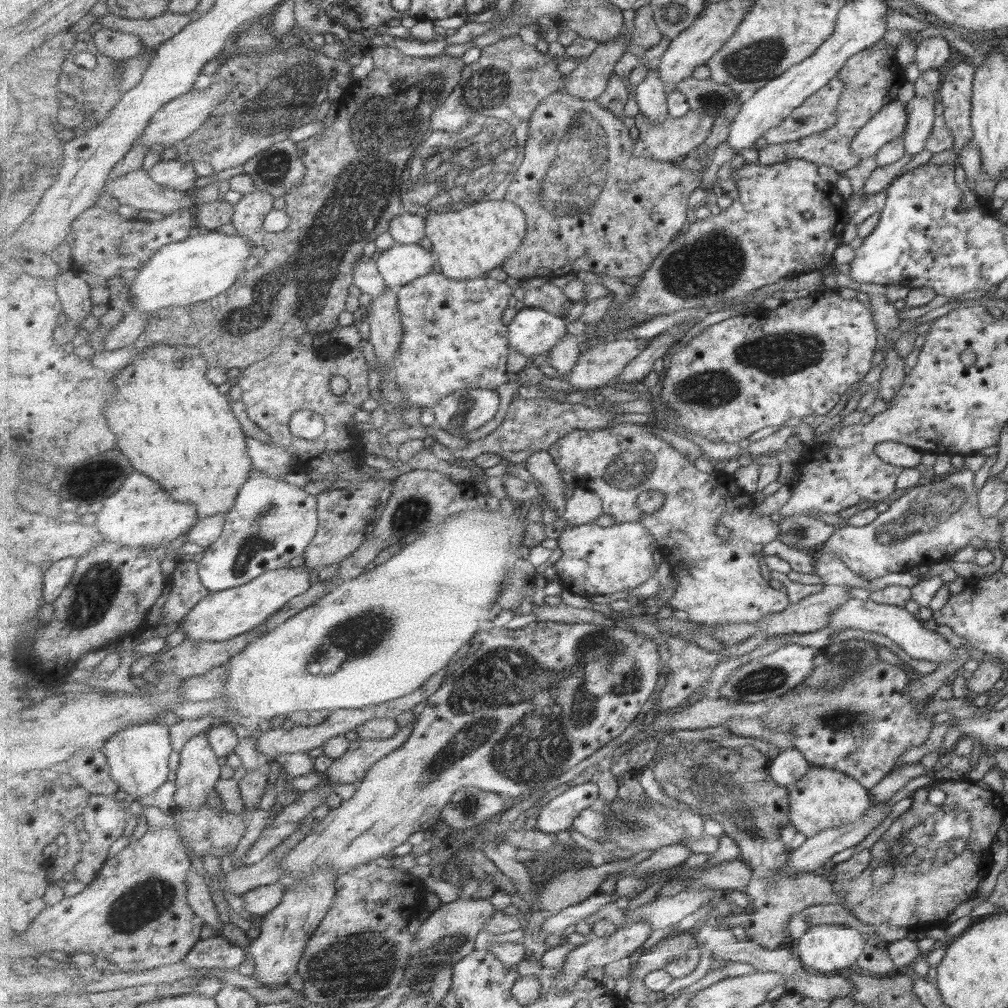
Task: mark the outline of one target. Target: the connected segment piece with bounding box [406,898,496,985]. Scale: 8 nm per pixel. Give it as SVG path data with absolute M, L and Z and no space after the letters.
M457 899L442 904L439 909L431 913L415 934L416 946L406 968L406 980L414 977L415 985L425 982L427 977L433 981L440 970L454 966L462 958L471 954L476 949L477 934L480 930L483 931L483 926L495 911L495 906L488 899Z

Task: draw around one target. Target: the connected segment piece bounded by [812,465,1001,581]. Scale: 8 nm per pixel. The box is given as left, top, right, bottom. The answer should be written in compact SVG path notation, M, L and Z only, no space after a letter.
M964 465L952 467L941 475L925 470L919 475L919 484L914 487L896 488L882 502L893 500L886 511L877 513L875 520L866 526L845 526L836 530L827 540L812 552L816 562L821 554L834 554L863 580L875 580L889 572L909 570L918 565L930 566L951 559L957 550L968 546L971 538L980 538L991 544L999 543L1001 534L996 518L983 518L977 508L977 490L973 487L973 473Z

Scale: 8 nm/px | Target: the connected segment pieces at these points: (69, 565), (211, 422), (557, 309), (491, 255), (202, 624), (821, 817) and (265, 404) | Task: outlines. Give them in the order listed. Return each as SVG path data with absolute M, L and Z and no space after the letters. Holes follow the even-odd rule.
M71 557L52 563L44 571L44 602L52 603L63 594L67 584L73 580L77 567L78 559Z
M155 345L143 349L136 354L134 361L126 366L121 372L117 372L114 378L117 385L115 396L109 400L106 408L106 417L111 430L117 435L118 446L125 456L131 458L133 466L139 472L145 472L147 476L153 476L153 480L157 480L163 488L168 492L169 496L181 503L191 503L198 510L199 519L207 518L207 516L225 515L233 508L235 499L239 494L241 487L249 480L251 469L254 467L251 456L249 456L248 446L245 440L245 434L241 429L241 422L237 420L237 416L231 411L231 402L225 394L221 393L215 384L211 384L208 379L209 364L201 352L200 348L189 345Z
M545 283L539 288L525 290L524 306L527 308L541 308L545 312L551 312L555 316L567 316L572 301L567 295L563 294L563 288ZM566 311L566 315L564 314Z
M488 200L449 212L431 211L426 218L426 236L437 256L441 273L451 280L475 280L494 268L501 268L507 258L521 248L528 231L527 216L509 200Z
M285 567L267 571L243 586L228 588L219 592L210 592L195 608L184 617L180 631L192 641L221 642L233 637L244 635L272 618L291 599L305 594L313 585L309 569L300 567Z
M809 766L806 774L798 782L788 787L791 824L806 838L815 836L826 828L857 820L873 804L867 790L862 788L853 777L824 767Z
M288 336L282 340L276 351L251 366L241 369L237 385L242 390L240 400L246 407L248 418L269 434L271 443L294 452L296 469L306 474L323 474L329 482L339 472L347 472L363 463L365 444L357 431L353 414L369 399L369 367L363 356L362 345L354 349L343 349L328 344L315 350L305 348L301 337ZM343 376L350 383L346 396L335 396L330 390L331 378ZM300 410L314 410L325 421L325 432L317 440L296 437L290 429L293 415ZM360 436L360 442L357 438Z

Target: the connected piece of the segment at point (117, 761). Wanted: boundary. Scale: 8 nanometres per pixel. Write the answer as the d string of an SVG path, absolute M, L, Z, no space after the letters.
M143 723L121 730L109 738L102 752L108 759L113 778L129 794L135 806L142 796L155 794L169 780L169 756L173 748L169 726L165 724Z

